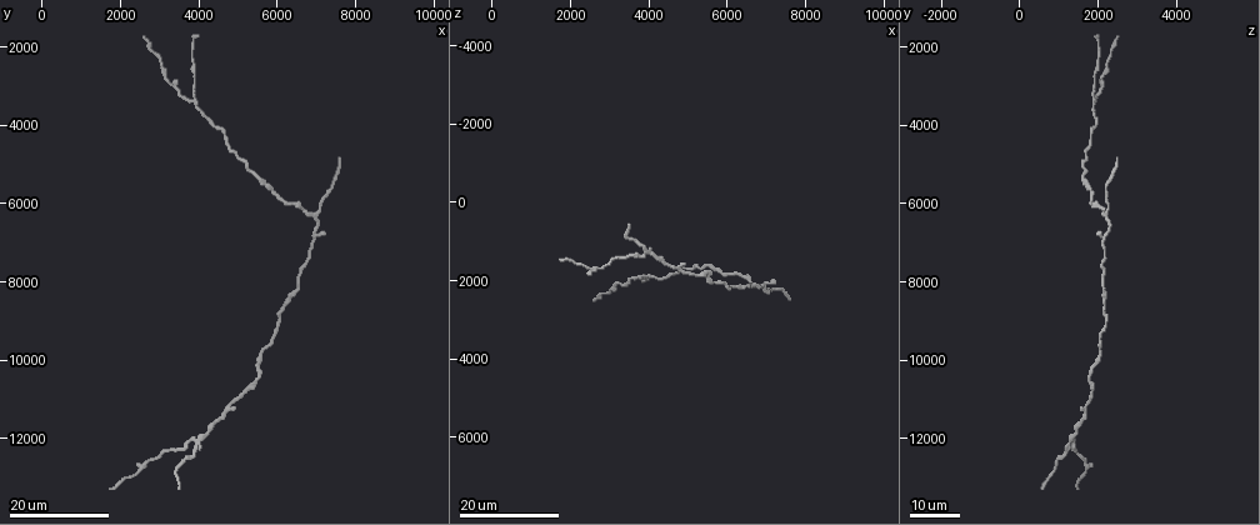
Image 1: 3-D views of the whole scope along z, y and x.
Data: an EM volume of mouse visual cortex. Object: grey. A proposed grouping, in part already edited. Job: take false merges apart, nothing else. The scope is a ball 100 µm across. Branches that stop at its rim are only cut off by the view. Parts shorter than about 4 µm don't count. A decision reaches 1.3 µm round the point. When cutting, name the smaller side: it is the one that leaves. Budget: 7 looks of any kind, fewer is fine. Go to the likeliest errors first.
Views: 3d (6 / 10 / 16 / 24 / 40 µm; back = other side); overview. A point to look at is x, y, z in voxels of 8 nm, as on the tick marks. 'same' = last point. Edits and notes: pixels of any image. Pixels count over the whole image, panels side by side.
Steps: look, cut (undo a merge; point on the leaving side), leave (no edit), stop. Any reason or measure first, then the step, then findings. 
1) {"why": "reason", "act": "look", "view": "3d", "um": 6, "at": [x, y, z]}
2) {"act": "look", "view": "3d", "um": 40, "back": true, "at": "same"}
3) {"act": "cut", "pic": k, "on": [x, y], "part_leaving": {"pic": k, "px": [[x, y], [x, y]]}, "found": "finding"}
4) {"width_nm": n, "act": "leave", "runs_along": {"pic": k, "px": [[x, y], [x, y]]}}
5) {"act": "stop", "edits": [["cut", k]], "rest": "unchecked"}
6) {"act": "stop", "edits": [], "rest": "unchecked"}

{"why": "four-way junction", "act": "look", "view": "3d", "um": 16, "at": [4000, 12050, 1250]}

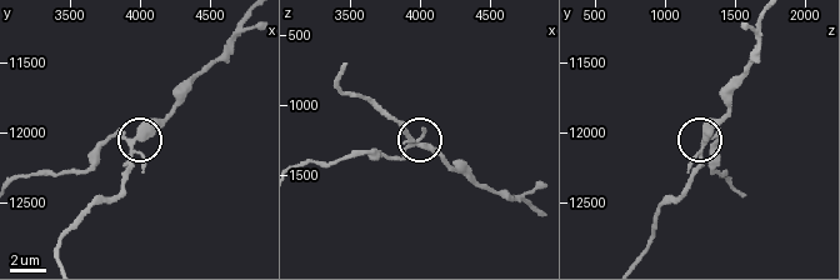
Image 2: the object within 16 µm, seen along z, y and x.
{"act": "look", "view": "3d", "um": 10, "at": [3920, 12100, 1280]}

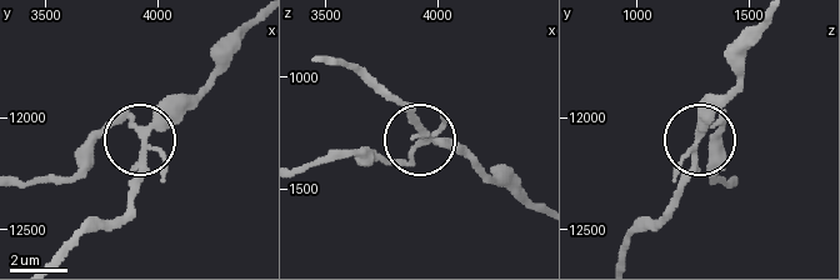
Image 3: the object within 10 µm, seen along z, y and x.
{"act": "cut", "pic": 3, "on": [106, 126], "part_leaving": {"pic": 3, "px": [[418, 140], [391, 159], [334, 151], [305, 164]]}, "found": "a second cell is stuck on"}

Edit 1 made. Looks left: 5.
{"why": "two arms in line, one across", "act": "look", "view": "3d", "um": 16, "at": [3800, 3300, 1850]}

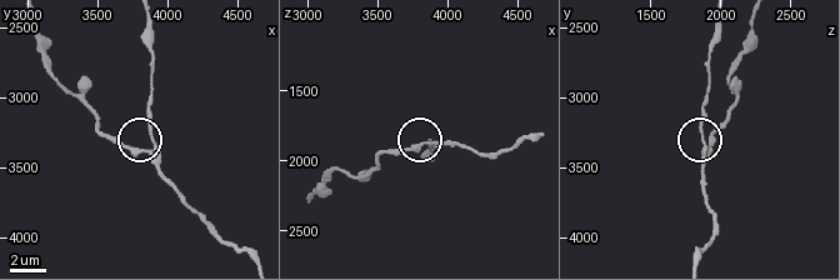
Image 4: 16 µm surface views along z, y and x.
{"why": "closer look", "act": "look", "view": "3d", "um": 6, "at": [3880, 3380, 1860]}

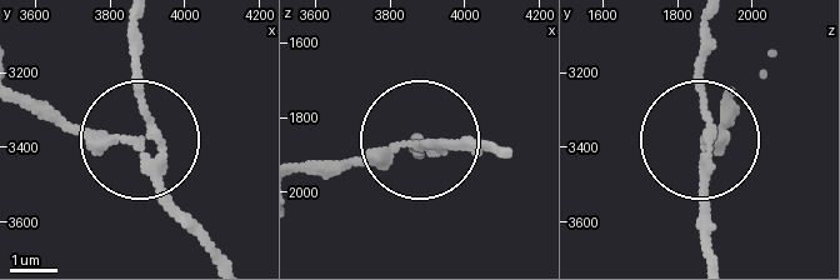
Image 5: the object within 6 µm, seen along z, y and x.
{"act": "cut", "pic": 5, "on": [141, 89], "part_leaving": {"pic": 5, "px": [[156, 154], [133, 26]]}, "found": "two cells meet here"}

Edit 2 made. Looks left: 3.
{"why": "thin arm on a thick one", "act": "look", "view": "3d", "um": 16, "at": [6950, 6200, 2200]}

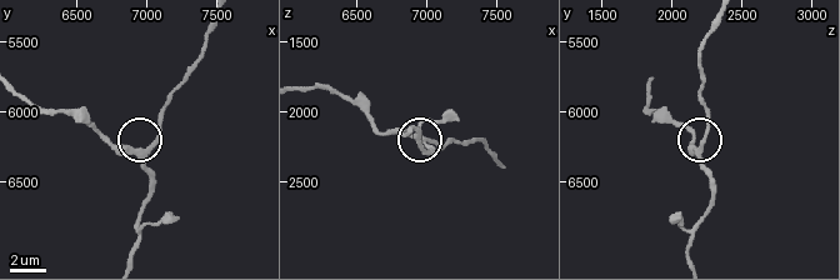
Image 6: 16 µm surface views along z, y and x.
{"act": "look", "view": "3d", "um": 6, "at": [6980, 6260, 2220]}

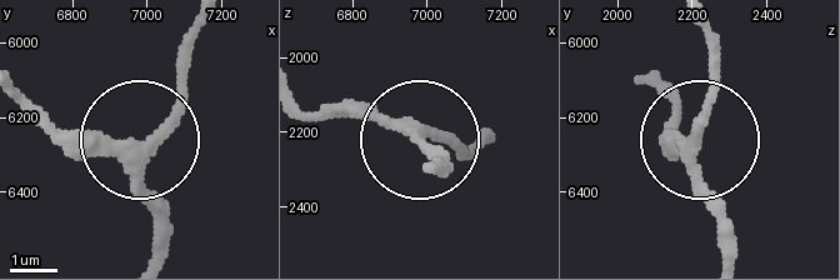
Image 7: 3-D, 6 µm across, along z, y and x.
{"width_nm": 240, "act": "leave", "runs_along": {"pic": 7, "px": [[158, 253], [158, 205], [134, 145], [178, 98], [189, 54]]}, "found": "continuous, no second cell"}

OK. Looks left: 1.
{"act": "stop", "edits": [["cut", 3], ["cut", 5]], "rest": "unchecked"}

